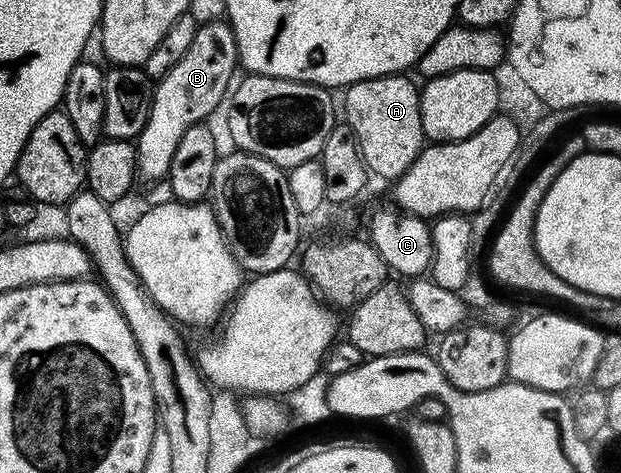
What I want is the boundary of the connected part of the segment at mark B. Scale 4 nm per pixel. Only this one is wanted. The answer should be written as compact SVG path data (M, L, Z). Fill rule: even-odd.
M228 20L198 24L187 55L152 86L147 123L135 138L137 172L142 178L157 181L168 174L175 147L179 147L179 139L183 139L187 127L202 124L208 113L216 111L217 104L226 100L238 73L237 40Z

